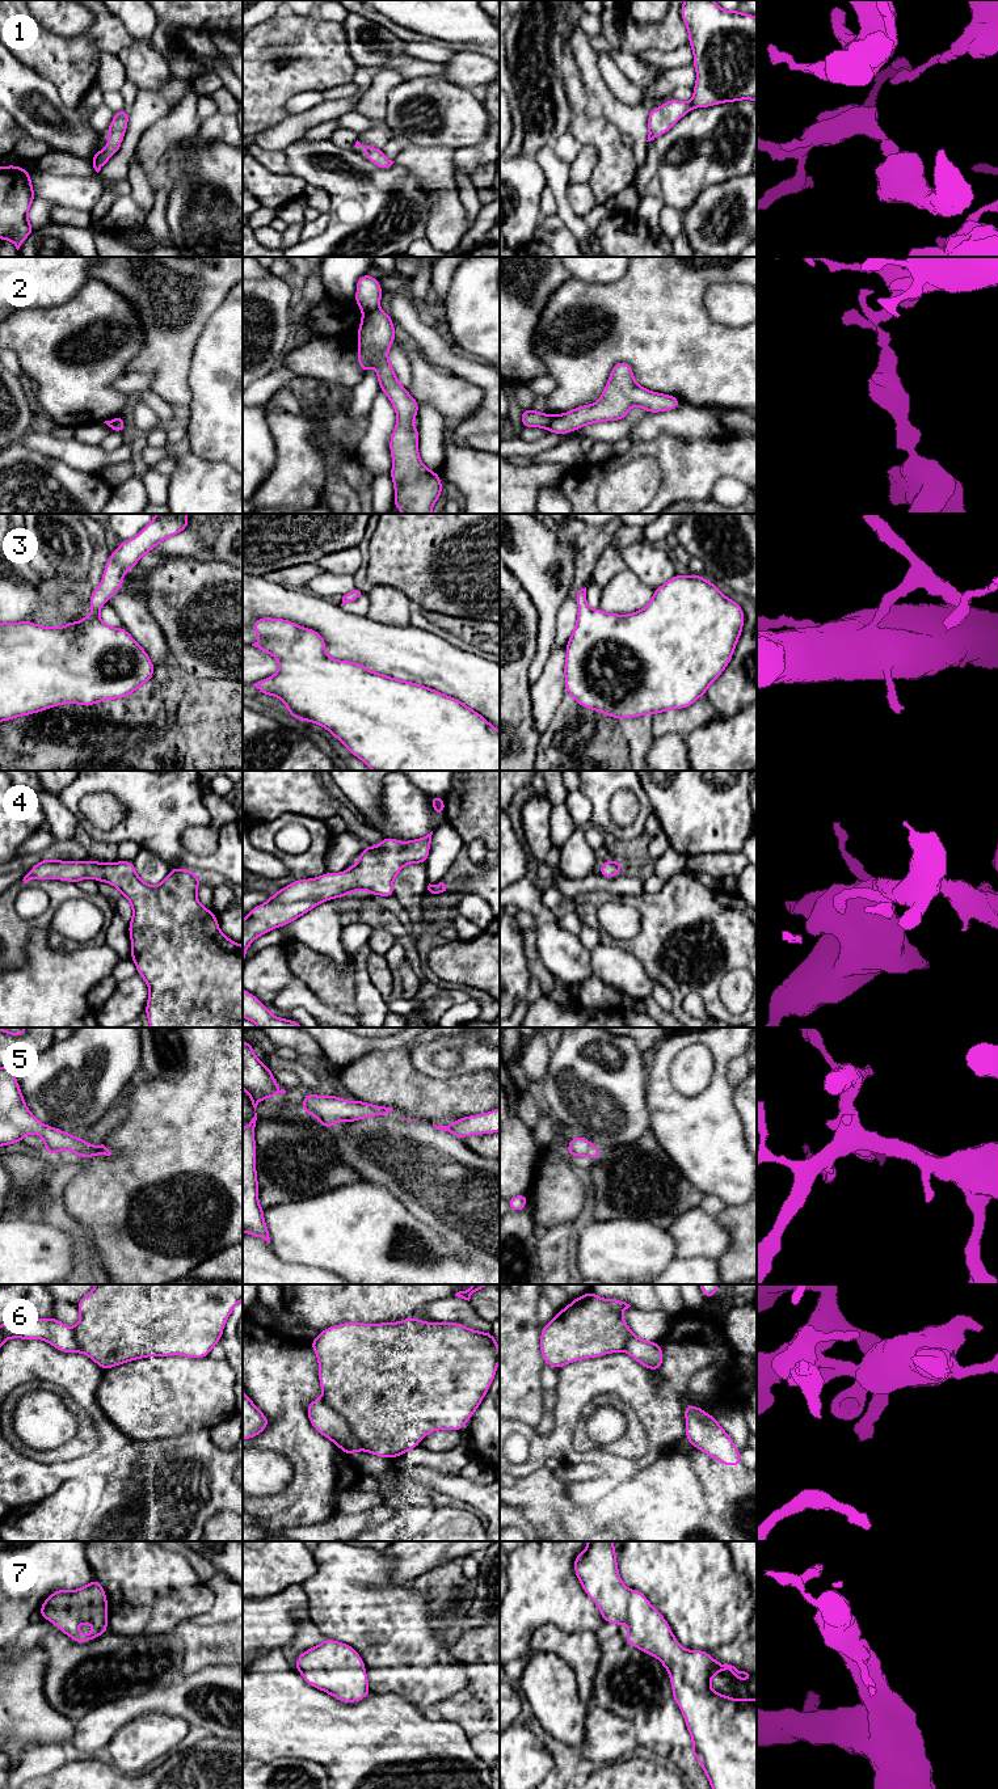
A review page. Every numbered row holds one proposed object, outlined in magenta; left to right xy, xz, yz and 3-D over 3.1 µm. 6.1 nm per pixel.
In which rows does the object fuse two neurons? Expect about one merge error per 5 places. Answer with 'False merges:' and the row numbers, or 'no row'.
False merges: 2

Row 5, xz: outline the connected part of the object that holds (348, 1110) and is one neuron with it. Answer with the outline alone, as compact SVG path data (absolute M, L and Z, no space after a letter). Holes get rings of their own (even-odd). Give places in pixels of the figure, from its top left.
M308 1093L302 1101L303 1111L317 1118L323 1127L332 1128L337 1121L354 1122L389 1113L391 1107L362 1101L346 1101L336 1094L321 1097Z

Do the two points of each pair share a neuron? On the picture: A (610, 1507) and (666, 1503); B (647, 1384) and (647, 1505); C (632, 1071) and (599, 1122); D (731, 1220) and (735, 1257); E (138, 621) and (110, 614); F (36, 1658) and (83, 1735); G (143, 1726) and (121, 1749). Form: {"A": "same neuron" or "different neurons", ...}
{"A": "same neuron", "B": "different neurons", "C": "same neuron", "D": "same neuron", "E": "different neurons", "F": "different neurons", "G": "same neuron"}

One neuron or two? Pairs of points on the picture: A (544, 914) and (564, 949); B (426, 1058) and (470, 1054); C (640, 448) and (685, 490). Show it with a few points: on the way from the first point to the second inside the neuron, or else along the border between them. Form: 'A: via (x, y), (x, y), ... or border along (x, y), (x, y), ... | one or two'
A: via (546, 923), (548, 933), (555, 940) | one
B: via (436, 1047), (438, 1045), (457, 1045), (459, 1047) | one
C: via (655, 448), (682, 476) | one

